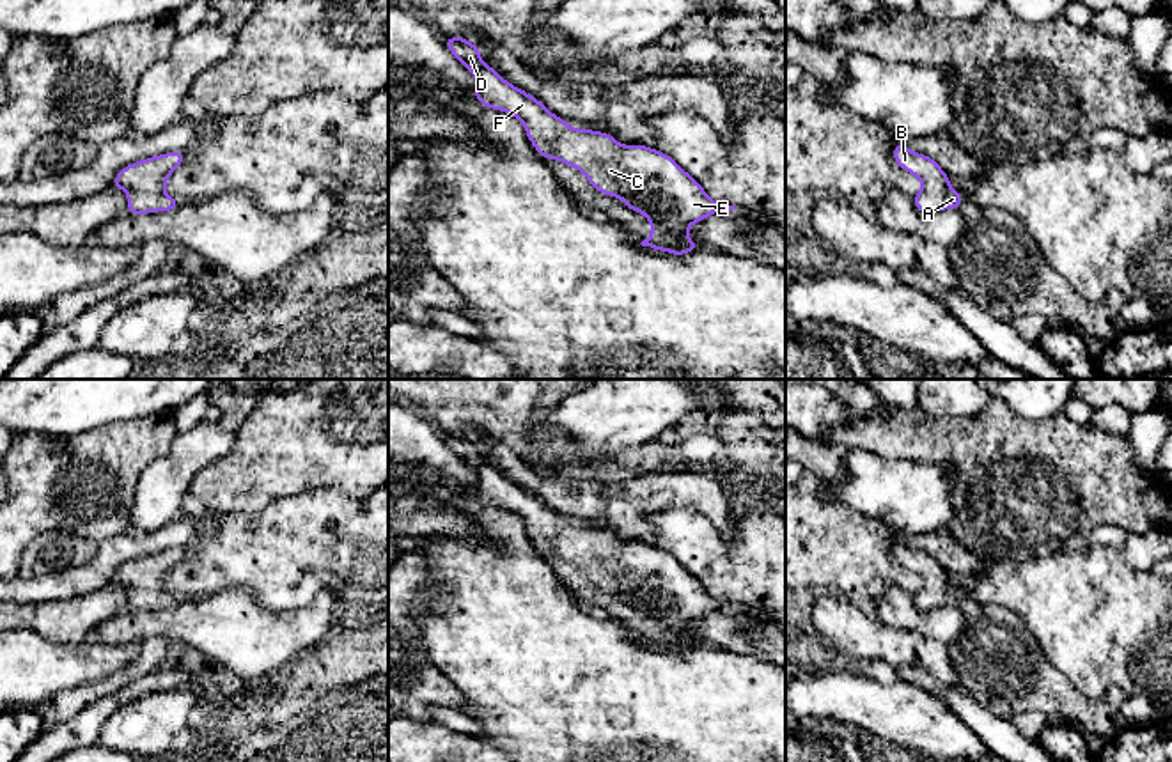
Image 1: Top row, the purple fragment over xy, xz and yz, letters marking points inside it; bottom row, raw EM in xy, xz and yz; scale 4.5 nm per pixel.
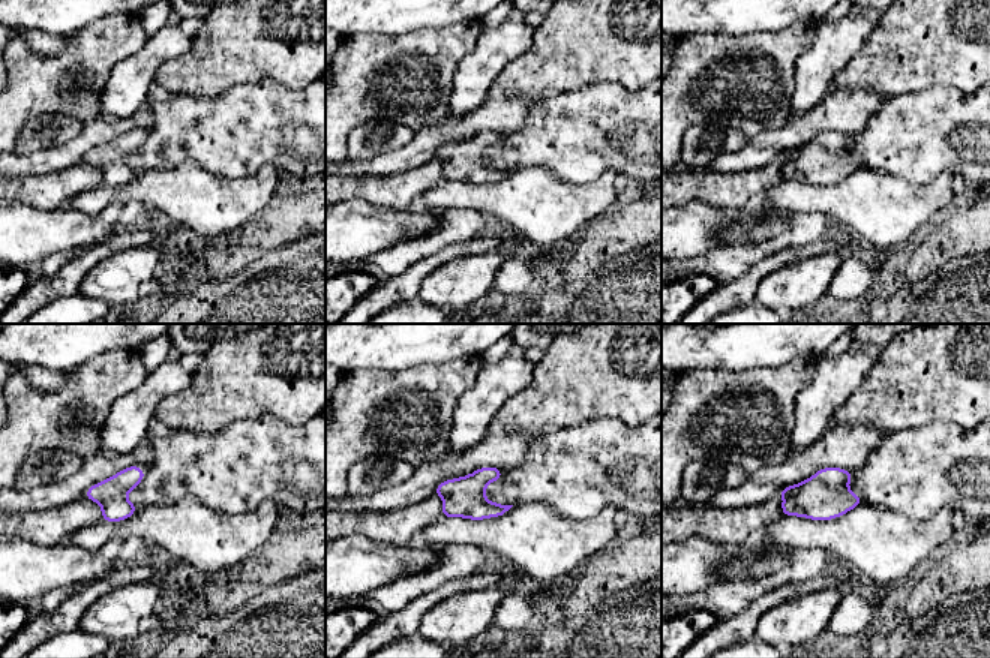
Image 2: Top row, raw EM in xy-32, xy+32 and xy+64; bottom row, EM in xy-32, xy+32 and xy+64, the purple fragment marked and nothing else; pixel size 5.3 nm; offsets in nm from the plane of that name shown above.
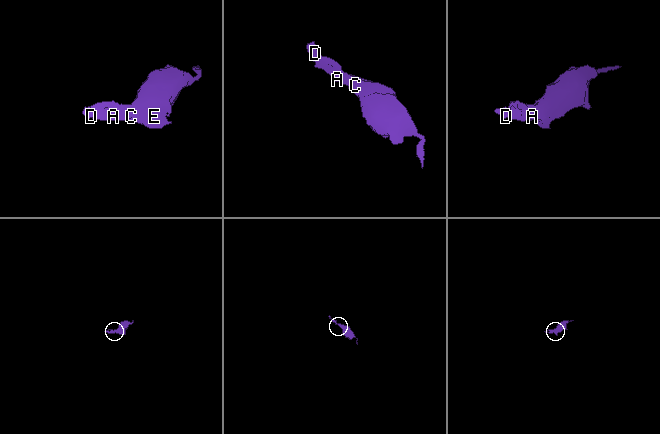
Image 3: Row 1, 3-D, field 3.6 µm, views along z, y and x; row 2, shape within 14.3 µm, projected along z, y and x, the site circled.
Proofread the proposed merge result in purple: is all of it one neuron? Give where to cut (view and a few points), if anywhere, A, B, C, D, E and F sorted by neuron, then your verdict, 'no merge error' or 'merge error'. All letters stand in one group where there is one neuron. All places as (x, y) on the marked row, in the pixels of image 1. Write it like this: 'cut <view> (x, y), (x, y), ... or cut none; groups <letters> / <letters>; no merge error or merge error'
cut none; groups A B C D E F; no merge error

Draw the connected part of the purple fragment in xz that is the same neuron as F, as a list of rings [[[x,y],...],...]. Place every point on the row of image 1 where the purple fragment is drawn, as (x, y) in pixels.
[[[447,37],[445,44],[475,74],[473,90],[477,101],[488,108],[518,117],[539,156],[546,159],[553,158],[582,170],[599,193],[619,197],[629,209],[642,213],[652,223],[651,237],[644,239],[642,246],[670,252],[676,257],[693,252],[700,246],[688,237],[688,227],[718,211],[736,209],[734,206],[716,204],[690,174],[660,151],[647,145],[621,145],[608,133],[567,126],[564,119],[553,115],[534,96],[507,83],[493,67],[484,64],[479,46],[468,43],[465,37]]]

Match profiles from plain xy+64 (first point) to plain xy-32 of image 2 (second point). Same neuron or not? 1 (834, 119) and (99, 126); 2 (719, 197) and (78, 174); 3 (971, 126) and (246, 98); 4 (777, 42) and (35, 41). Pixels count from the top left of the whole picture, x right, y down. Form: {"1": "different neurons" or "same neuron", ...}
{"1": "same neuron", "2": "same neuron", "3": "same neuron", "4": "different neurons"}

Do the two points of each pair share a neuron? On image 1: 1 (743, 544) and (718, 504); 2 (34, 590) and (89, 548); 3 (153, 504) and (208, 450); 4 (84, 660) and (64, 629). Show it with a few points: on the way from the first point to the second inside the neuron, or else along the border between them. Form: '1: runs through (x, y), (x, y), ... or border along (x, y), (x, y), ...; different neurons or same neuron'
1: border along (692, 509), (699, 511), (724, 536), (729, 532); different neurons
2: border along (98, 546), (78, 566), (22, 578); different neurons
3: runs through (164, 489), (194, 459); same neuron
4: border along (34, 629), (52, 640), (84, 642); different neurons

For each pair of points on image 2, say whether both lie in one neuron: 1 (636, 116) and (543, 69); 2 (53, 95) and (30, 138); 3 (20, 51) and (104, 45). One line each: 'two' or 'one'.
1: two
2: two
3: one

